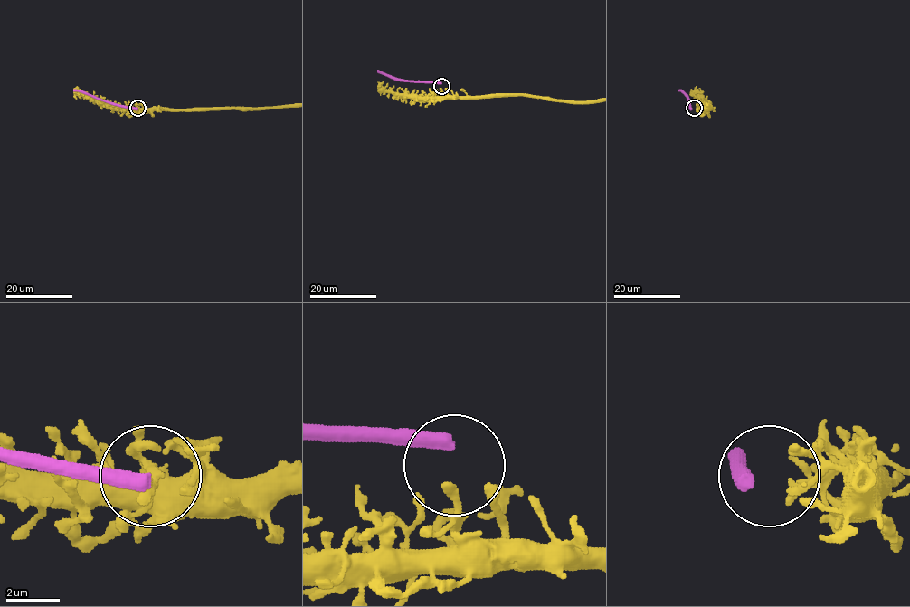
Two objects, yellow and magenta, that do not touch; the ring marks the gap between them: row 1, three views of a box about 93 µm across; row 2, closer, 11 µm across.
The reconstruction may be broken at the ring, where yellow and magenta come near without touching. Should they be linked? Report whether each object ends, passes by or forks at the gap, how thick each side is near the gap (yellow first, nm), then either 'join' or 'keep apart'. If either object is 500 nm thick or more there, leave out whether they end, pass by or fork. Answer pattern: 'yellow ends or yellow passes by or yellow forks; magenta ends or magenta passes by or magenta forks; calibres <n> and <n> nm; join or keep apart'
calibres 380 and 500 nm; keep apart

